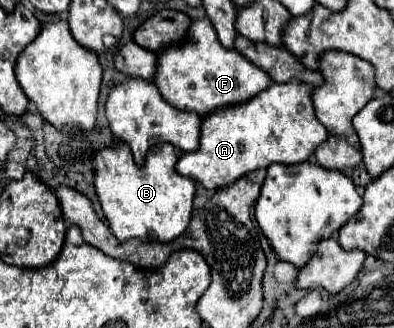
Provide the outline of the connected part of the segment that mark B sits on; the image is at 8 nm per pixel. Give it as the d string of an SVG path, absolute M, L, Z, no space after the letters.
M159 142L147 152L145 166L133 162L131 150L125 144L117 148L105 148L95 156L95 190L103 208L103 214L119 242L139 238L141 242L171 242L181 236L191 220L195 182L181 176L175 170L177 152L175 146Z

